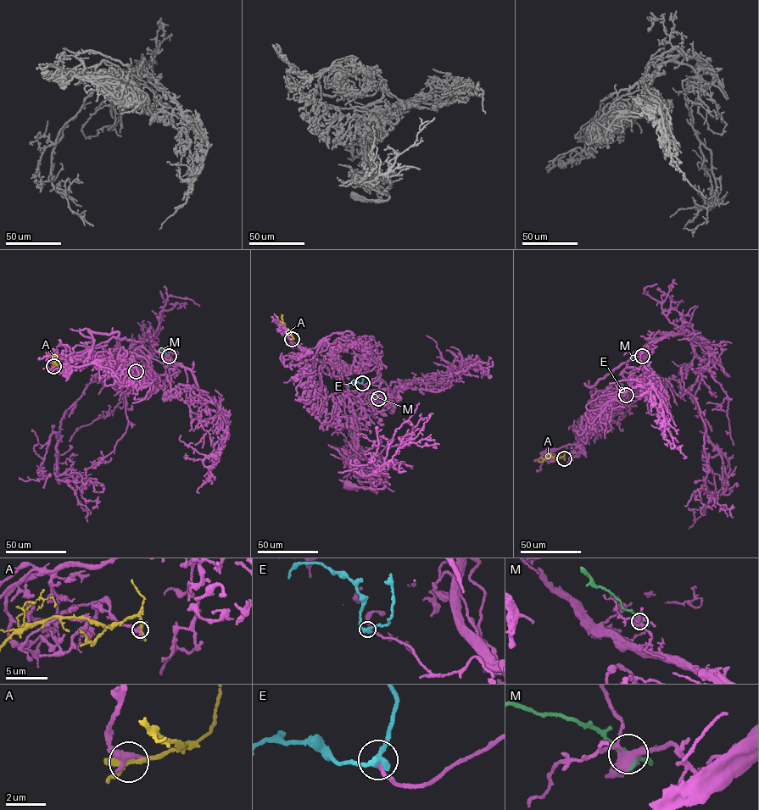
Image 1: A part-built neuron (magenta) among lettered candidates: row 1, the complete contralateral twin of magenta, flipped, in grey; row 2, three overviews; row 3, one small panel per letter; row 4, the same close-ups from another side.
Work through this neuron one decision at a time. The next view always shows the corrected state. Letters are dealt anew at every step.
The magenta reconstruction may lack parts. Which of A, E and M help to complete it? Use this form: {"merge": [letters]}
{"merge": ["E"]}

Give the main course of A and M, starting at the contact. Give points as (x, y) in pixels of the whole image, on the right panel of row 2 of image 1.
A: (564, 458), (551, 457), (538, 462)
M: (642, 356), (630, 358)

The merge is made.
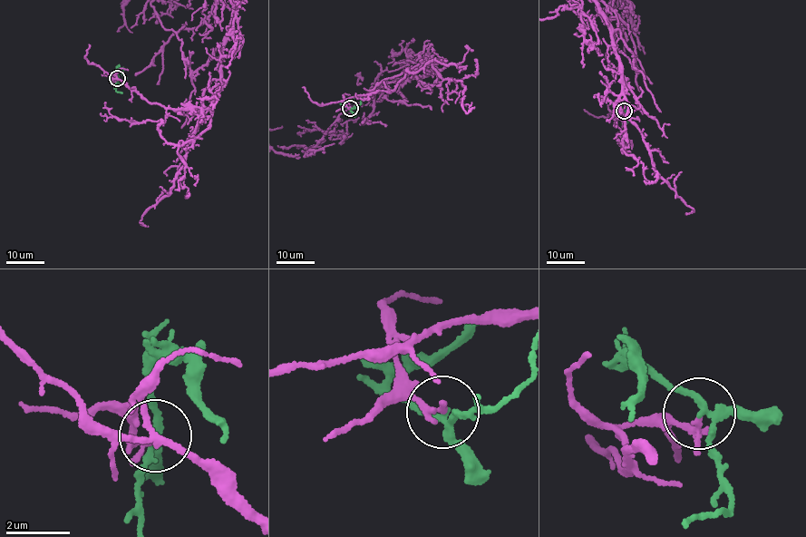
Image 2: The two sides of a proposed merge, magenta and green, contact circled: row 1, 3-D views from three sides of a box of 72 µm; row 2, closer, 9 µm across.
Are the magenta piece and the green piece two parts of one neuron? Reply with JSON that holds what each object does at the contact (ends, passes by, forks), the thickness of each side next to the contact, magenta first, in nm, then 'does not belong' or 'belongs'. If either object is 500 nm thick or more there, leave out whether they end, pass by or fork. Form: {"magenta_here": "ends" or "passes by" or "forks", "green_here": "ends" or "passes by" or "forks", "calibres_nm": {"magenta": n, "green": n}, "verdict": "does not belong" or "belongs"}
{"magenta_here": "passes by", "green_here": "forks", "calibres_nm": {"magenta": 130, "green": 190}, "verdict": "does not belong"}

